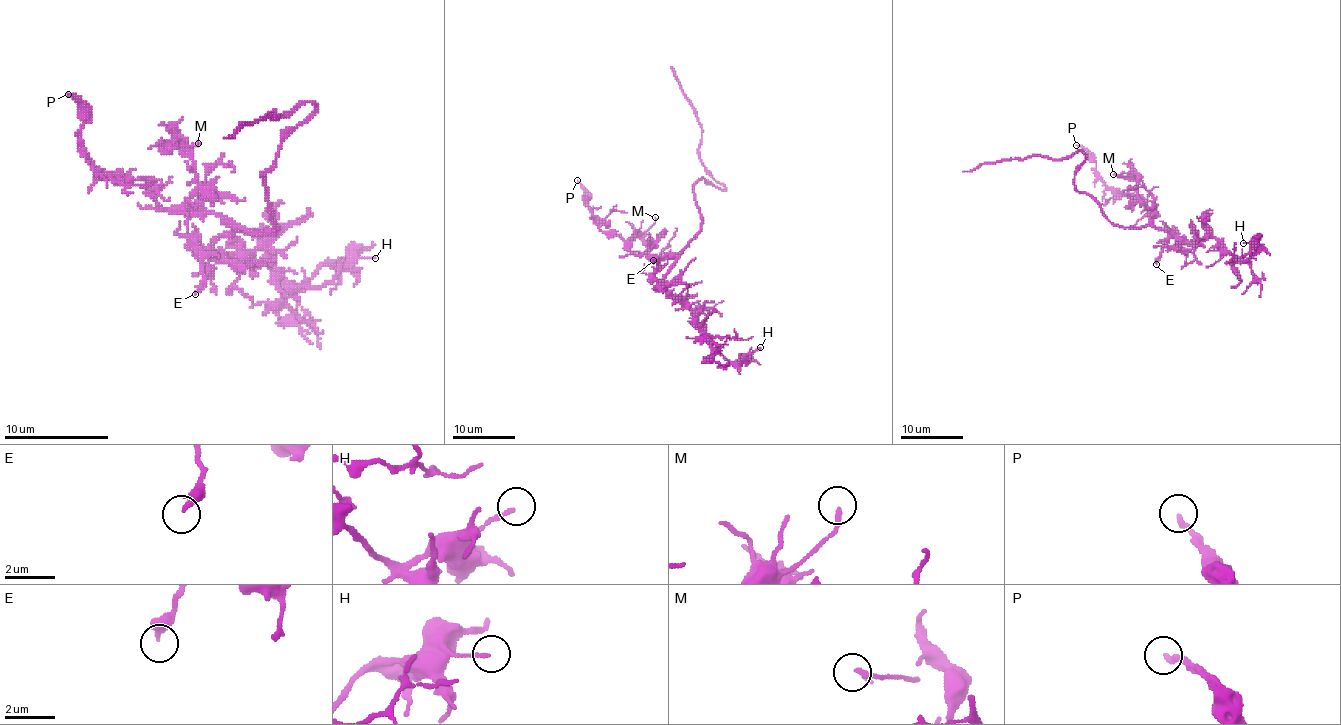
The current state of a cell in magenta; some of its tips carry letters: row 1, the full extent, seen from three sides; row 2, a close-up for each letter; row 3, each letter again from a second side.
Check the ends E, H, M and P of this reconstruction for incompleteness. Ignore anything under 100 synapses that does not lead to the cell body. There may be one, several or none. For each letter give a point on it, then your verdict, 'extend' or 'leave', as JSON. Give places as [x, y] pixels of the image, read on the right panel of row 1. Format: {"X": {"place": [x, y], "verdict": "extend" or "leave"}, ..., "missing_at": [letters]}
{"E": {"place": [1156, 264], "verdict": "leave"}, "H": {"place": [1243, 243], "verdict": "leave"}, "M": {"place": [1113, 174], "verdict": "leave"}, "P": {"place": [1076, 145], "verdict": "leave"}, "missing_at": []}

